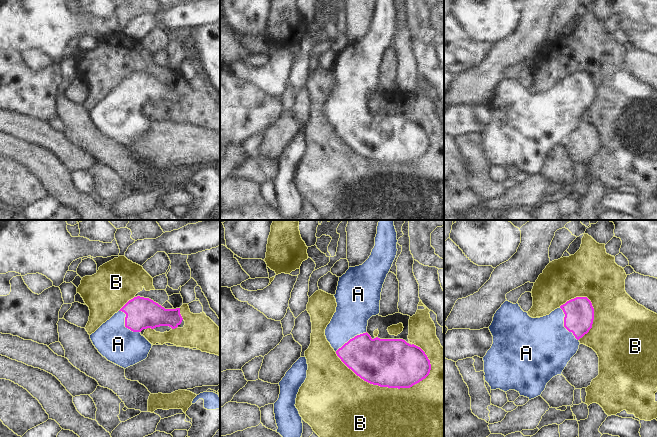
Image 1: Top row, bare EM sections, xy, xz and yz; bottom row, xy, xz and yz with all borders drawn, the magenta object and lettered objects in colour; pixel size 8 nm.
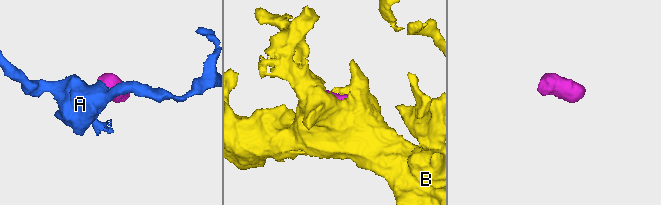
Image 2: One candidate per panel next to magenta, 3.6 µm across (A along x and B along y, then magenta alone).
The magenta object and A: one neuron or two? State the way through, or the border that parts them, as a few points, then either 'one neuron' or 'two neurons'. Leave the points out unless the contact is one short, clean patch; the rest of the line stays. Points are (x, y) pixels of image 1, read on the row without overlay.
across yz (579, 89), (569, 99), (564, 100), (542, 122) | one neuron

